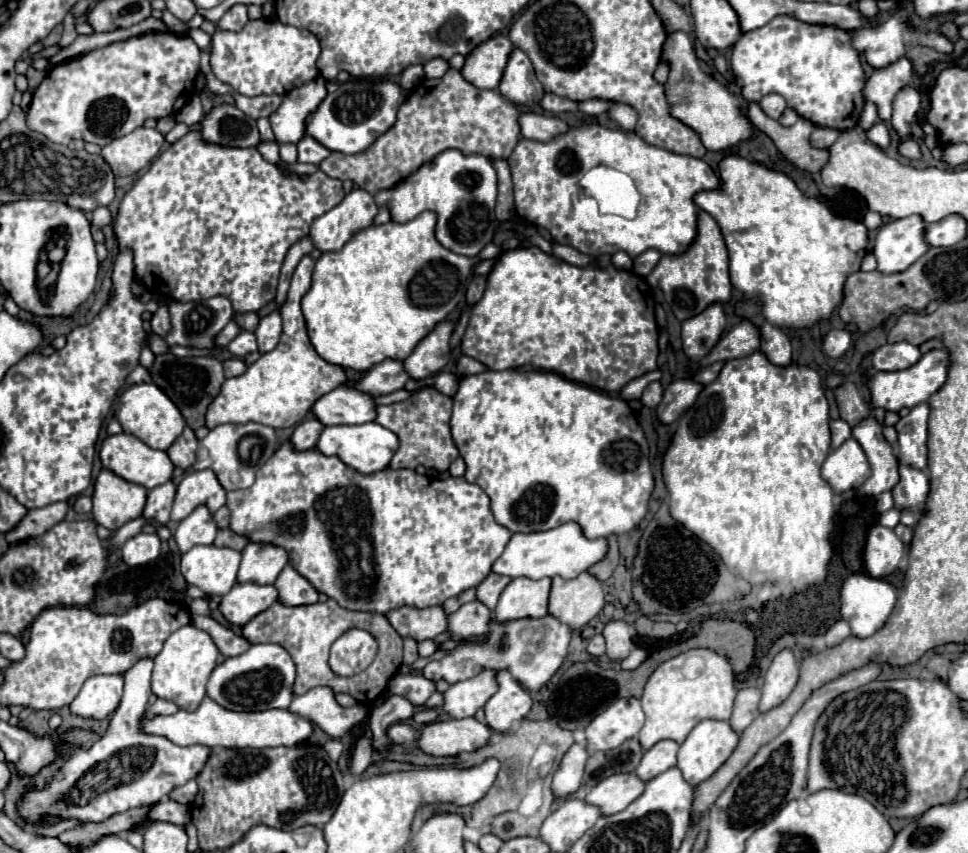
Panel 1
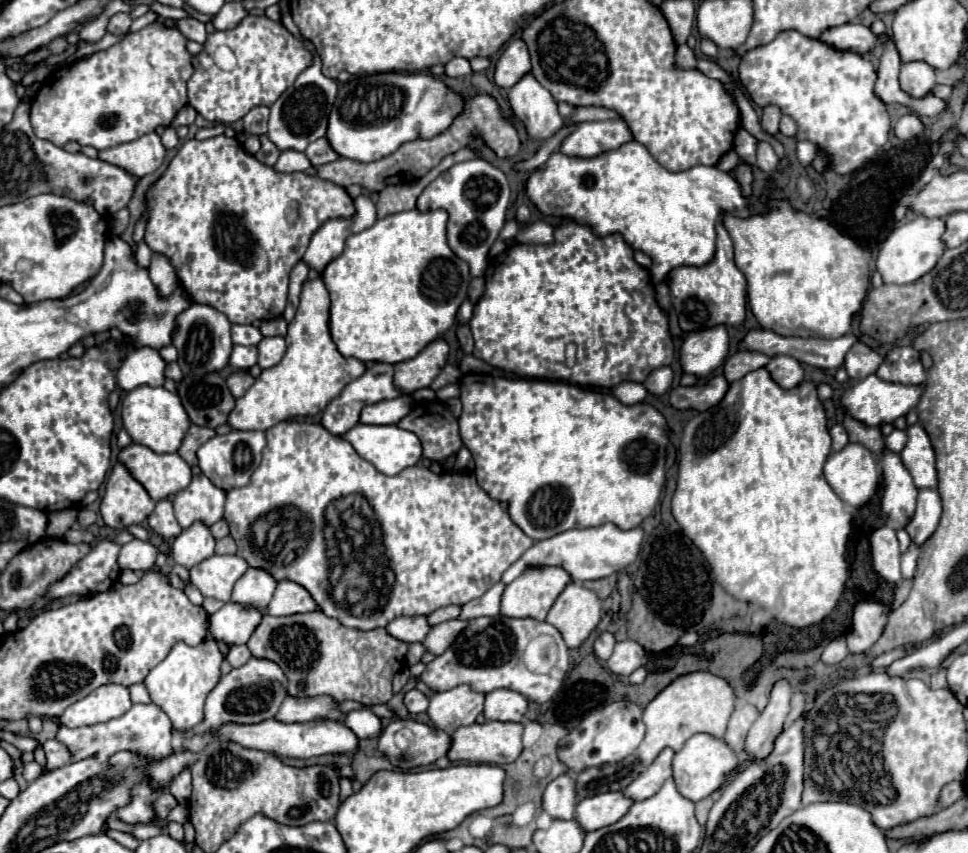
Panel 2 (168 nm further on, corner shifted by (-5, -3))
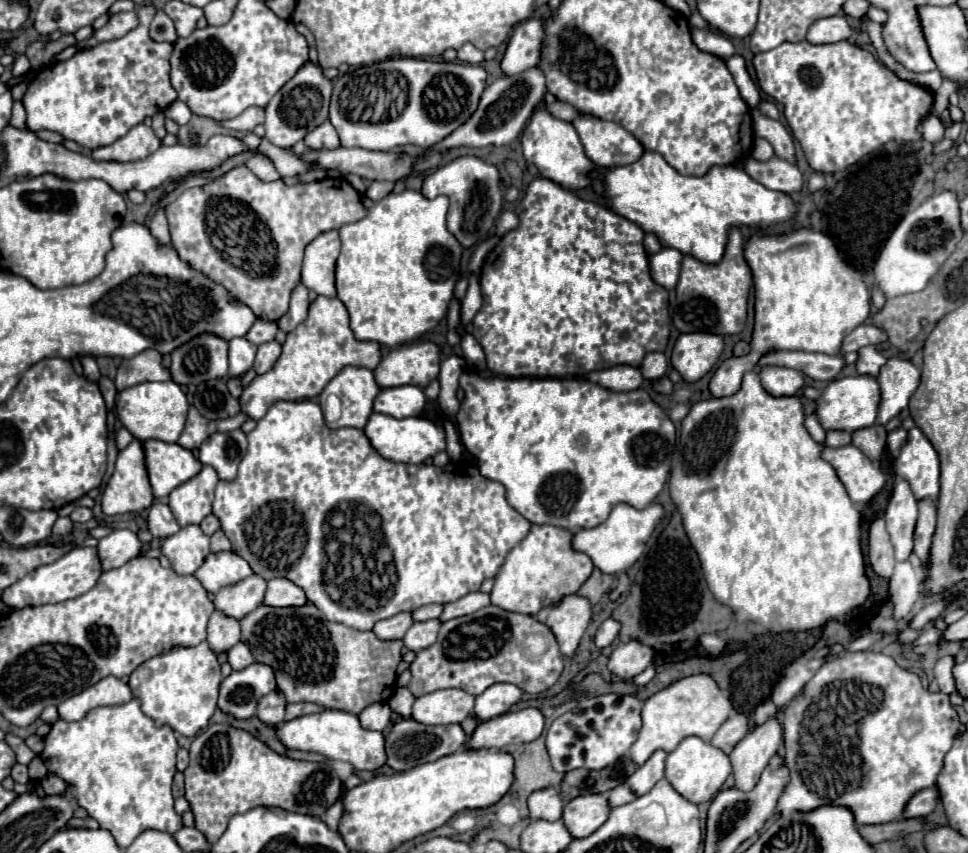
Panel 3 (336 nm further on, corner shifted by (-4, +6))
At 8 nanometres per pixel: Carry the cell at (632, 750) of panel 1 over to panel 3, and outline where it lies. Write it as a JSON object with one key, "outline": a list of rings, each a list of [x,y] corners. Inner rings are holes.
{"outline":[[[621,757],[615,765],[609,765],[601,771],[589,771],[589,769],[569,771],[561,781],[559,795],[563,801],[571,801],[587,793],[607,793],[609,789],[623,783],[635,769],[637,765],[629,757]]]}

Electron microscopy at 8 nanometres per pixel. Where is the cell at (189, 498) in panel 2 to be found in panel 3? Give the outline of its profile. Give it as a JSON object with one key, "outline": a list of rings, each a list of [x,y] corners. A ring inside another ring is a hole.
{"outline":[[[205,465],[201,473],[171,491],[169,507],[181,527],[199,525],[211,513],[213,491],[217,481],[219,479],[215,469]]]}

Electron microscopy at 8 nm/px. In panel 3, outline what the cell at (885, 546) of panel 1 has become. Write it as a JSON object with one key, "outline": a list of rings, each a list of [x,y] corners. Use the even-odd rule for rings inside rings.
{"outline":[[[875,519],[869,527],[869,563],[879,577],[891,577],[895,557],[889,533],[885,529],[885,519]]]}

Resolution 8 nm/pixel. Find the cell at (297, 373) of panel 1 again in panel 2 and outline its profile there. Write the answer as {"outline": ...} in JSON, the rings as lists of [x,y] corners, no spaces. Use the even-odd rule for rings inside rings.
{"outline":[[[320,278],[306,280],[296,316],[288,324],[286,354],[276,366],[262,370],[250,390],[236,400],[236,406],[228,414],[228,426],[232,430],[268,430],[284,420],[318,416],[338,394],[342,394],[346,384],[364,374],[362,362],[338,354],[326,326],[328,306],[330,298],[324,282]]]}

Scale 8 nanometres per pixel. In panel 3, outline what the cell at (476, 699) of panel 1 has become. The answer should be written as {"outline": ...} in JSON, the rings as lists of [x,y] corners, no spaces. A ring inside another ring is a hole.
{"outline":[[[439,689],[413,703],[411,717],[425,725],[461,723],[473,711],[475,697],[463,689]]]}

